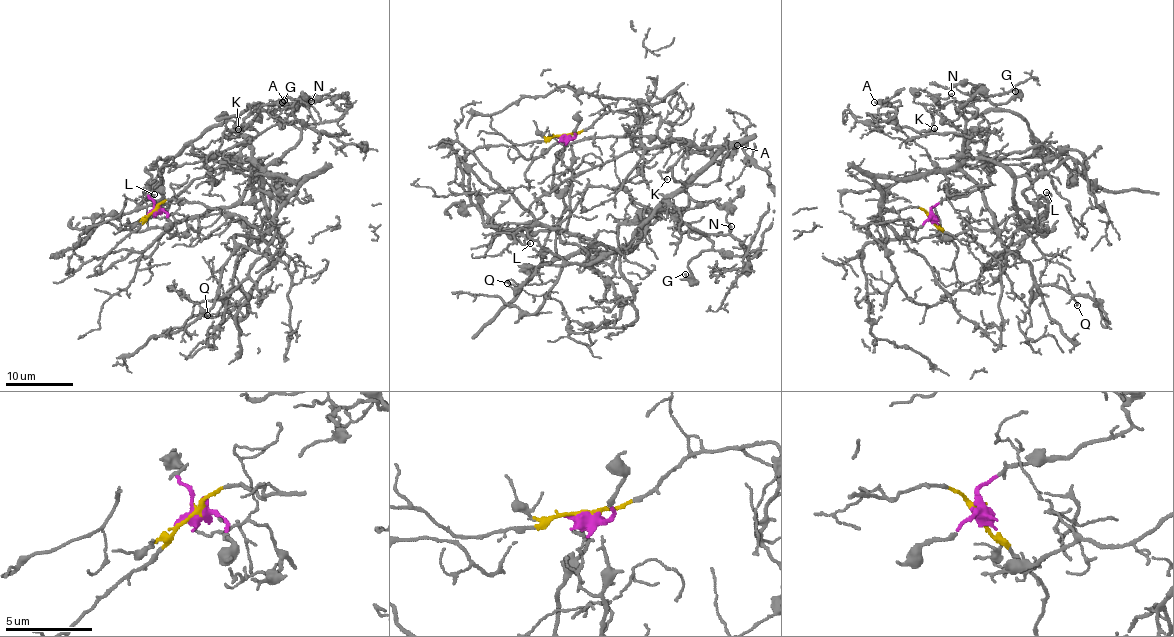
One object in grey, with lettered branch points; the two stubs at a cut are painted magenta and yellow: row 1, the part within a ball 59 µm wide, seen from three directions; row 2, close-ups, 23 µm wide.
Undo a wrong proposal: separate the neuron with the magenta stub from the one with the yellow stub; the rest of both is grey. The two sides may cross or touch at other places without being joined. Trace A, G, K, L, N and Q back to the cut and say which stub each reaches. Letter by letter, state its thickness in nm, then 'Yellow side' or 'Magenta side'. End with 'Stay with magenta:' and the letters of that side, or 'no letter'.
A: Thickness 280 nm. Magenta side
G: Thickness 110 nm. Magenta side
K: Thickness 140 nm. Magenta side
L: Thickness 180 nm. Magenta side
N: Thickness 130 nm. Magenta side
Q: Thickness 110 nm. Yellow side
Stay with magenta: A, G, K, L, N

